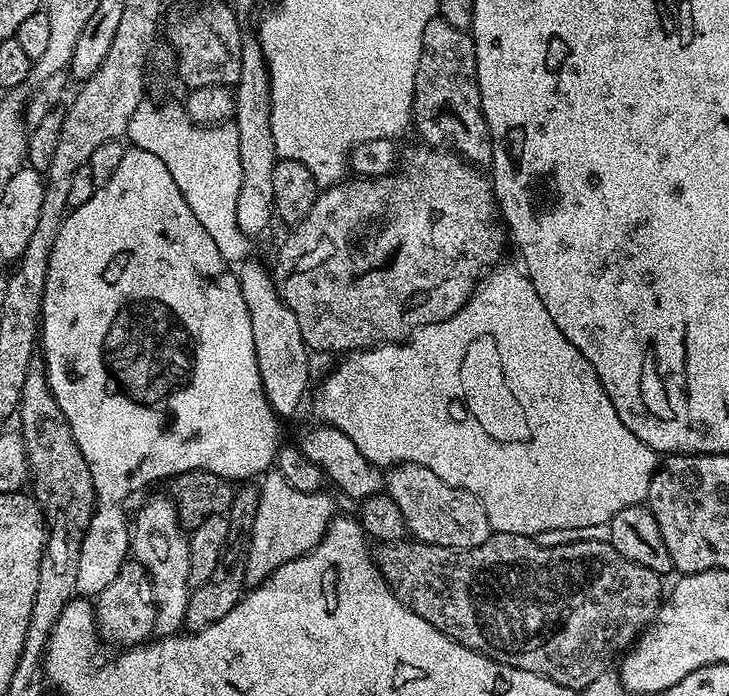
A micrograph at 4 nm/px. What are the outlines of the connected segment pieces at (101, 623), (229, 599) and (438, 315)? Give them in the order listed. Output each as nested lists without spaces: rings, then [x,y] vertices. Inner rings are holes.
[[[135,558],[125,560],[114,582],[110,582],[110,586],[95,597],[94,611],[96,631],[103,643],[105,640],[108,644],[124,644],[120,646],[143,645],[156,629],[156,603],[152,593],[152,578],[147,570]]]
[[[241,483],[233,491],[232,505],[226,514],[228,517],[228,537],[222,558],[218,558],[218,566],[214,566],[214,574],[210,574],[210,578],[206,578],[206,582],[202,582],[202,586],[191,589],[188,598],[184,628],[189,633],[200,632],[206,626],[218,622],[218,618],[226,618],[226,614],[230,614],[230,610],[234,610],[234,606],[238,606],[238,602],[244,597],[248,584],[246,562],[252,541],[254,518],[258,518],[259,501],[260,490],[255,483]]]
[[[431,146],[419,147],[414,149],[405,160],[403,157],[404,172],[396,170],[386,176],[352,178],[347,182],[325,187],[317,195],[314,206],[310,206],[310,214],[306,214],[302,222],[295,224],[289,231],[292,233],[285,238],[284,245],[276,256],[276,270],[274,268],[276,289],[286,306],[294,312],[298,326],[301,327],[305,346],[313,353],[351,354],[366,348],[376,348],[380,344],[401,343],[419,328],[424,328],[427,324],[437,324],[458,314],[458,310],[462,310],[462,306],[472,297],[477,284],[484,279],[486,273],[501,263],[500,255],[504,252],[506,232],[499,223],[495,224],[495,220],[498,220],[498,205],[496,194],[492,191],[491,179],[485,173],[483,176],[480,173],[483,171],[477,165],[468,163],[451,150],[441,150]]]

